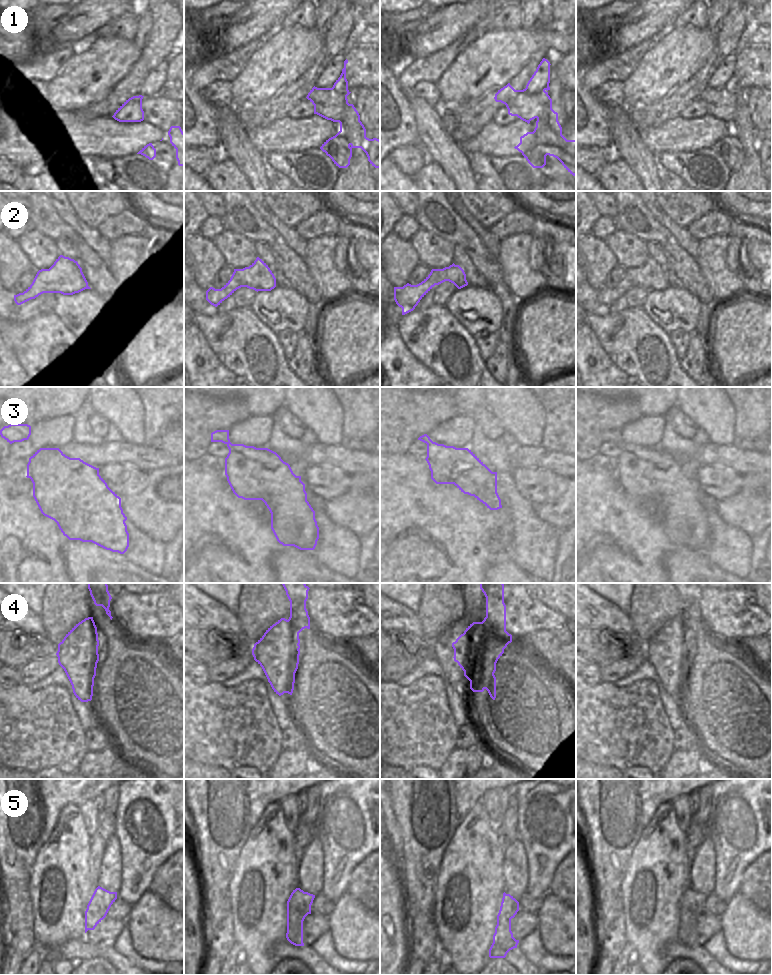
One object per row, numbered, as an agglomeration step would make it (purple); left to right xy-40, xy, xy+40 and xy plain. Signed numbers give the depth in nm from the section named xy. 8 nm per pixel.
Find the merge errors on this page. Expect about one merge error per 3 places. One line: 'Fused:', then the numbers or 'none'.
Fused: 1, 4

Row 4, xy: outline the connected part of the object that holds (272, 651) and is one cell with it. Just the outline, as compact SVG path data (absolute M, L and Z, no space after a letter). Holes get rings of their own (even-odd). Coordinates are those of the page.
M281 618L266 630L252 649L254 660L262 667L272 689L279 696L293 693L288 687L286 669L290 659L289 625L287 619Z

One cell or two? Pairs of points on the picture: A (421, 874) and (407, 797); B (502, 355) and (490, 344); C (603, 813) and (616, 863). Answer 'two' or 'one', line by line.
A: one
B: two
C: one

